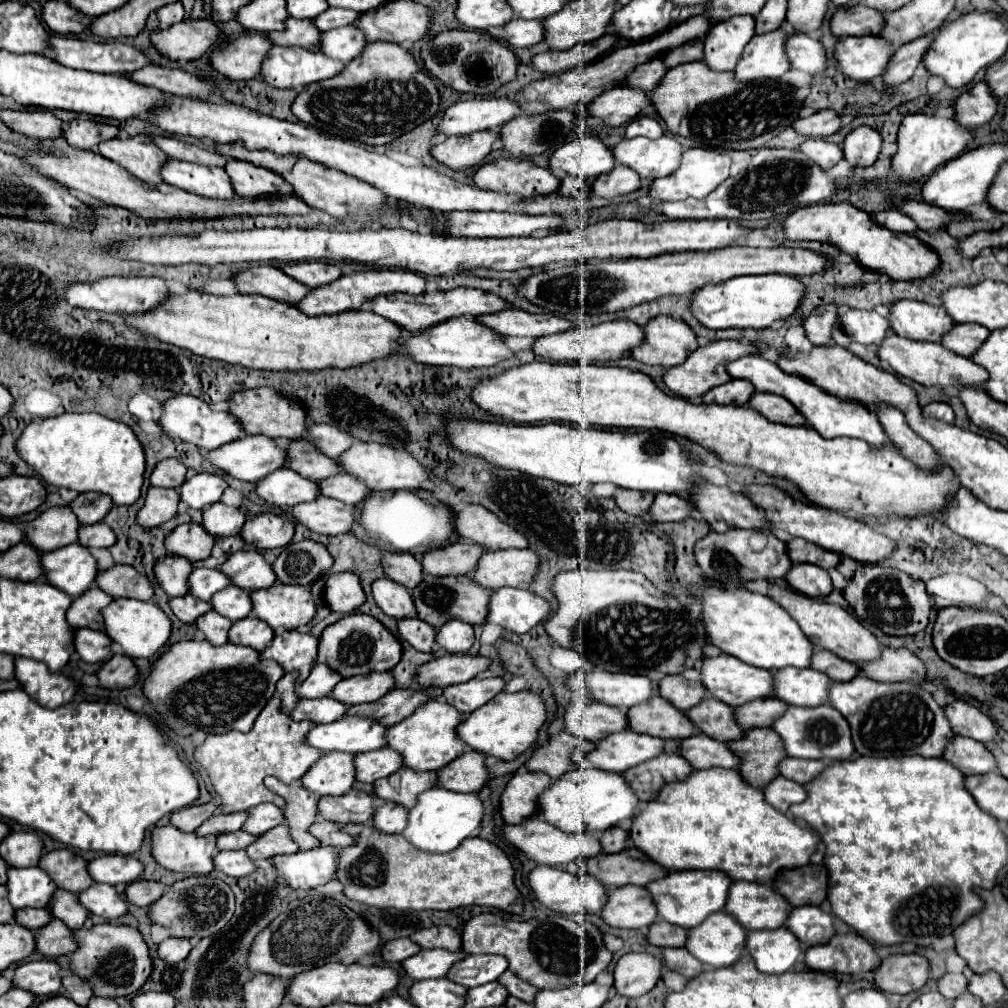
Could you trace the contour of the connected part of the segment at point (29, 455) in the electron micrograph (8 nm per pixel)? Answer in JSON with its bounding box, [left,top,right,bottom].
[16,414,146,504]

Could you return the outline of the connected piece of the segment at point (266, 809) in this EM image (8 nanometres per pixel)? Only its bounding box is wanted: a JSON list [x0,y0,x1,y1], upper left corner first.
[242,804,284,834]

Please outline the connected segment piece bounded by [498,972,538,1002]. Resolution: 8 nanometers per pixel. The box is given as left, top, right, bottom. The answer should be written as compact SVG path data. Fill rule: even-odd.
M504 972L504 976L500 976L498 982L508 988L510 996L516 996L516 998L526 1000L526 1002L532 1002L534 996L536 996L536 992L538 992L536 986L528 984L526 980L520 980L520 976L516 976L514 972Z

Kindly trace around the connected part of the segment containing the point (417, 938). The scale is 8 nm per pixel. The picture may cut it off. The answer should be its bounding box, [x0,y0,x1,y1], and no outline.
[410,924,462,952]

